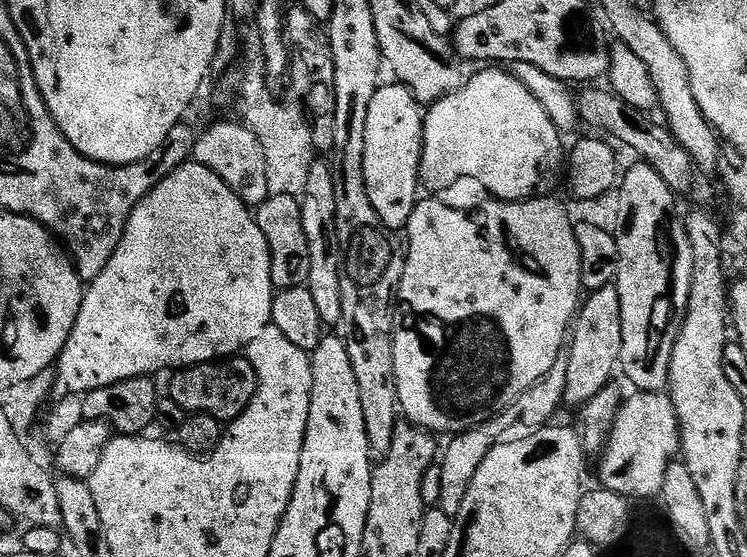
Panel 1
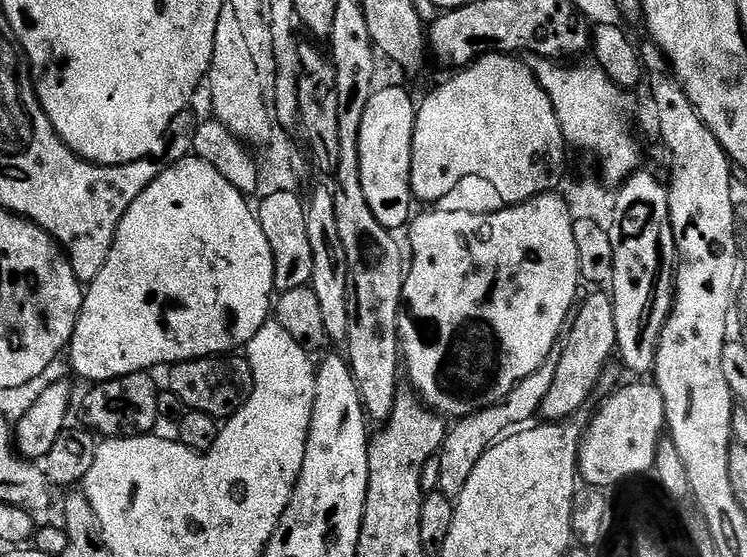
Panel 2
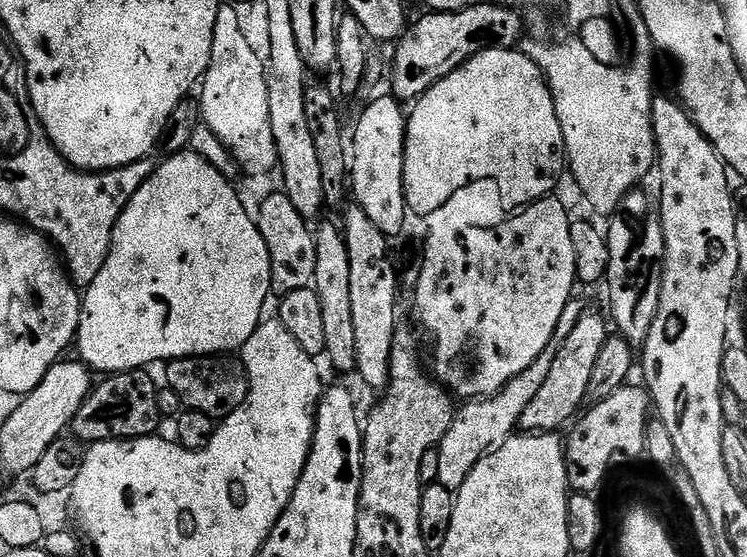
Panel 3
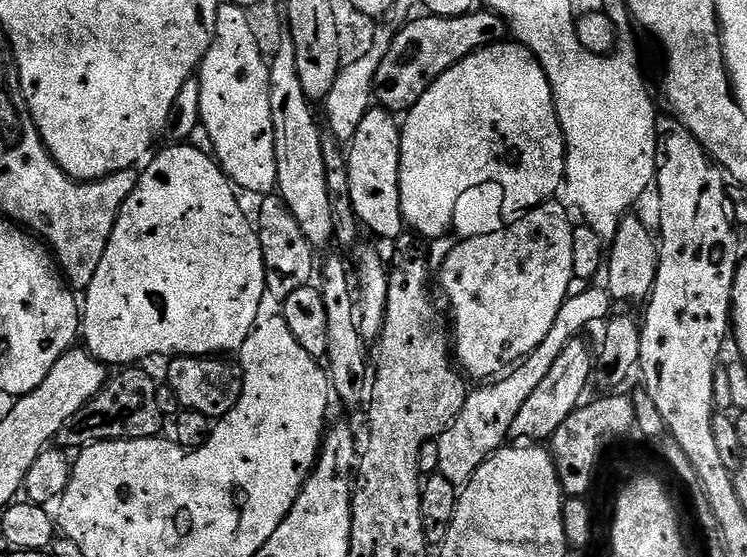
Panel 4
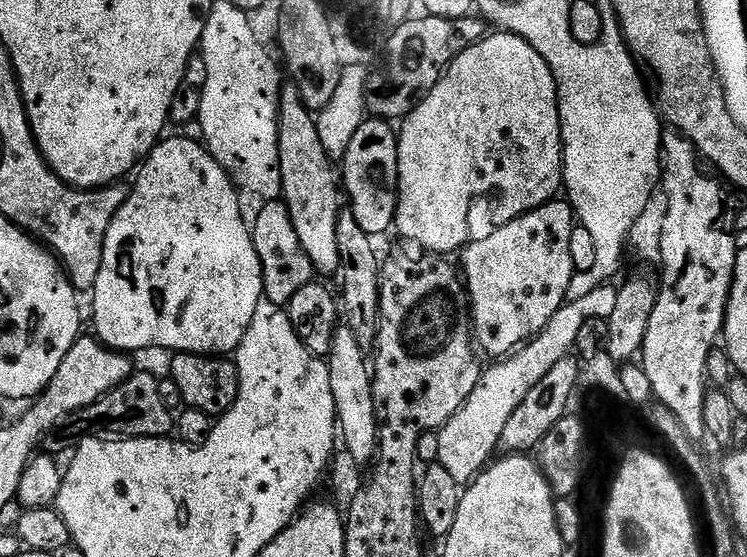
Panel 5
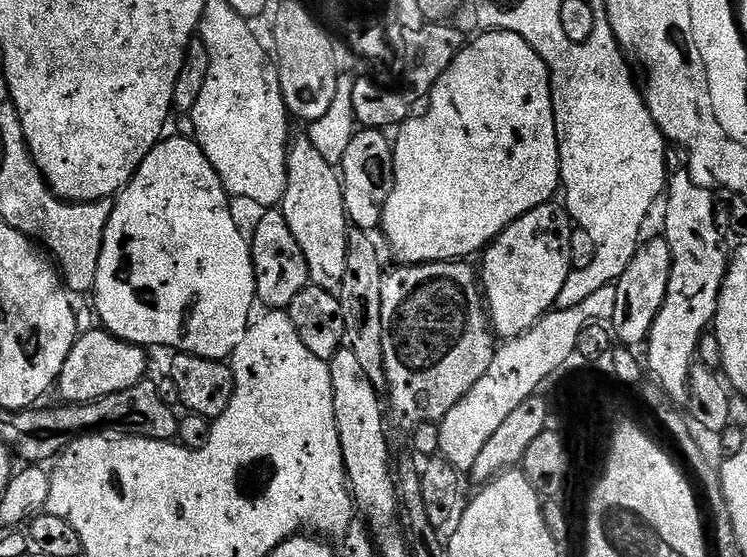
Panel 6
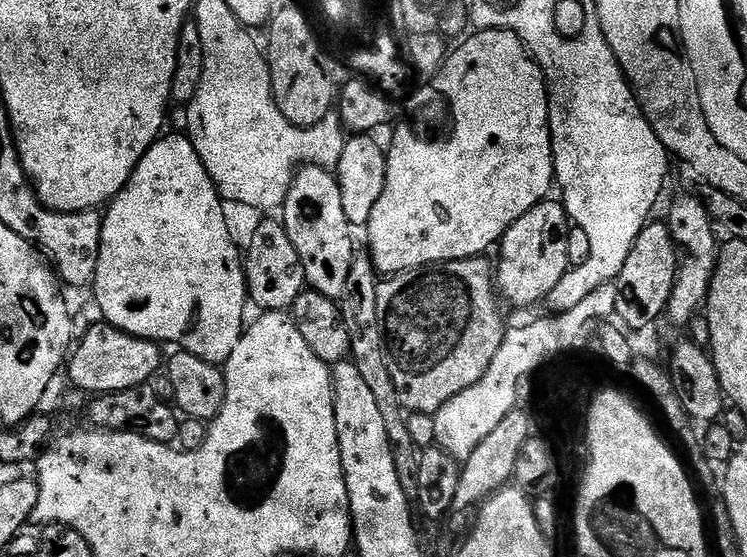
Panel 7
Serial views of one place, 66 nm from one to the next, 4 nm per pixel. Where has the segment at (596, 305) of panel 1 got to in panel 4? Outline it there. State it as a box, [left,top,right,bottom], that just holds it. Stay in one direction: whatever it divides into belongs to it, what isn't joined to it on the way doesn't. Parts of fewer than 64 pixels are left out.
[511,338,594,442]

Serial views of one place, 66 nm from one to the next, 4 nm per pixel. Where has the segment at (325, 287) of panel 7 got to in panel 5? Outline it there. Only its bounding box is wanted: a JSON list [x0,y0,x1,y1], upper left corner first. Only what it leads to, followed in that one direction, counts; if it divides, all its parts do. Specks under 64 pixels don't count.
[278,82,340,277]

